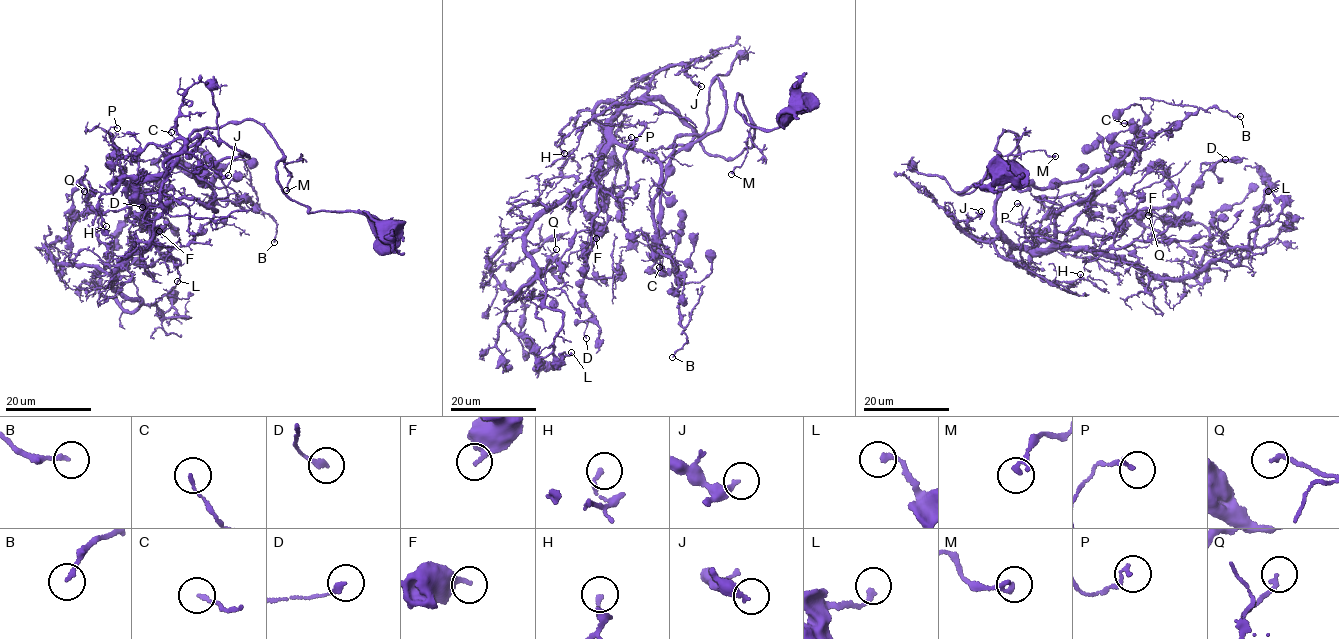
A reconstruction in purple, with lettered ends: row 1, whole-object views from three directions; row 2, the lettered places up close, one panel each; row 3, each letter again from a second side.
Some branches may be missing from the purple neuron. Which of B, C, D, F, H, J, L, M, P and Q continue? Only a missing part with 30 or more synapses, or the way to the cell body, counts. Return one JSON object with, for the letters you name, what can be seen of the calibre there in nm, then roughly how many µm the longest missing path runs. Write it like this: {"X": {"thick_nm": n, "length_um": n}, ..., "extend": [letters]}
{"extend": []}

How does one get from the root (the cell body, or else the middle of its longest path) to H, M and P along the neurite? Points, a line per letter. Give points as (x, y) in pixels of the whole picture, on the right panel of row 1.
H: (997, 175), (1011, 161), (1021, 176), (982, 186), (1012, 132), (996, 227), (1030, 273), (1066, 289), (1080, 274)
M: (997, 175), (1007, 162), (1023, 169), (1015, 186), (983, 187), (984, 175), (1001, 157), (1035, 150), (1055, 156)
P: (997, 175), (1021, 176), (982, 186), (1012, 132), (994, 217), (1021, 265), (1038, 229), (1017, 203)

